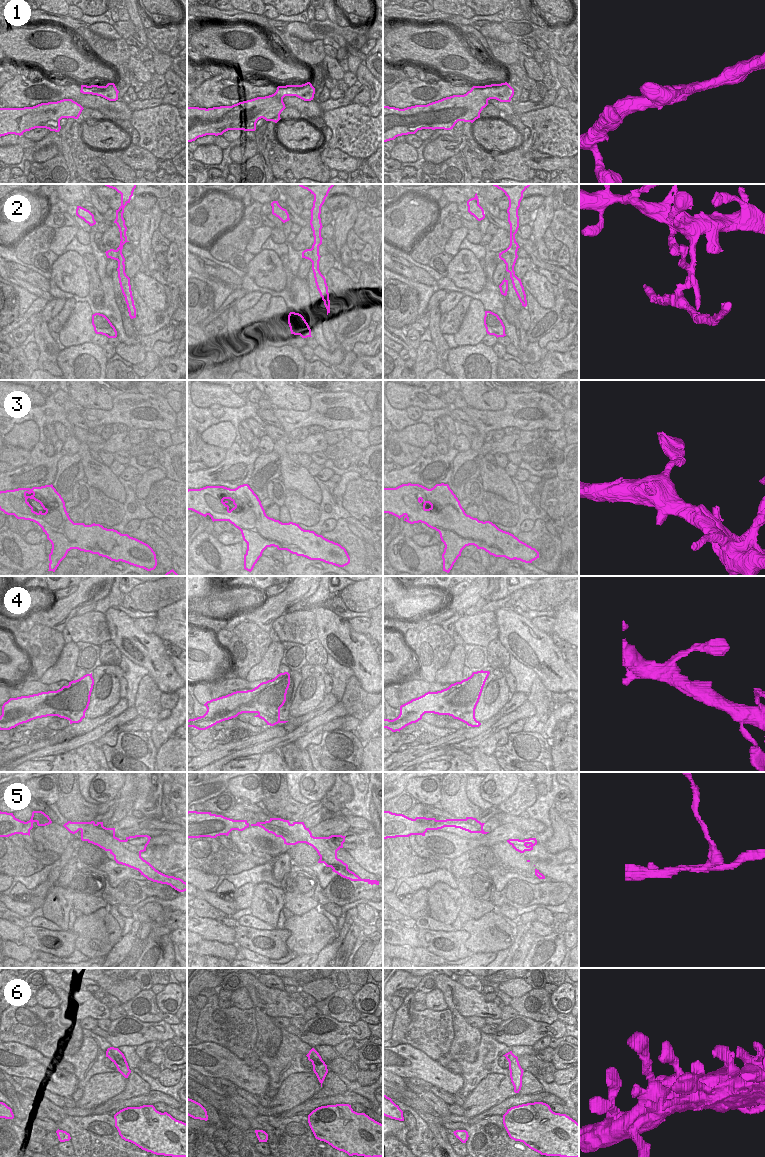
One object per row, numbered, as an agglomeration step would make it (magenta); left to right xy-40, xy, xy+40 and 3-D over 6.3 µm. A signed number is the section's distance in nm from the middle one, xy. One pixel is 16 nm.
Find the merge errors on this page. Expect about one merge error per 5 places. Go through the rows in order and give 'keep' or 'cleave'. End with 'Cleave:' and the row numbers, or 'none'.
1: keep
2: cleave
3: keep
4: keep
5: cleave
6: keep
Cleave: 2, 5

